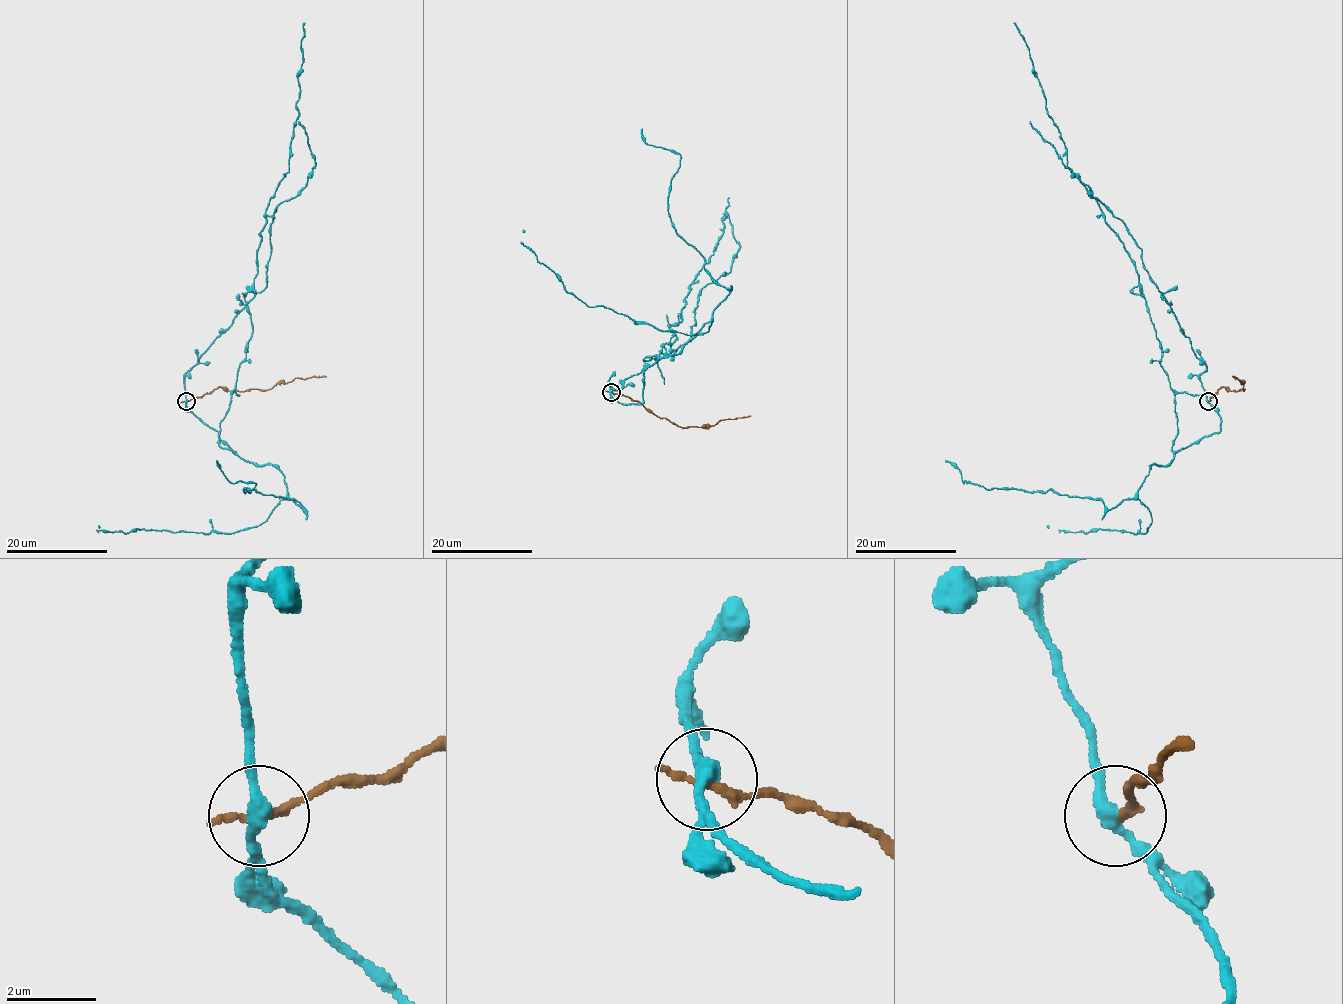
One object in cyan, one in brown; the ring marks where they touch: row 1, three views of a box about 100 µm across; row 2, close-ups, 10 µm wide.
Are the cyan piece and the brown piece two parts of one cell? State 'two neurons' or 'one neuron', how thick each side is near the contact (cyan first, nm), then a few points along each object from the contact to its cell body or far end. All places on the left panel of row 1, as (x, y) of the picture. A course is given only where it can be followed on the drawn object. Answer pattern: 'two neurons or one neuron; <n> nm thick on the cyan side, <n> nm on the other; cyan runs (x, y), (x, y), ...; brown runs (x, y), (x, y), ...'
two neurons; 300 nm thick on the cyan side, 240 nm on the other; cyan runs (186, 401), (233, 452), (219, 438), (220, 421), (252, 336), (244, 295), (268, 200), (289, 171), (304, 22); brown runs (186, 401), (219, 387), (235, 391), (271, 389), (277, 383), (295, 378), (326, 375)

